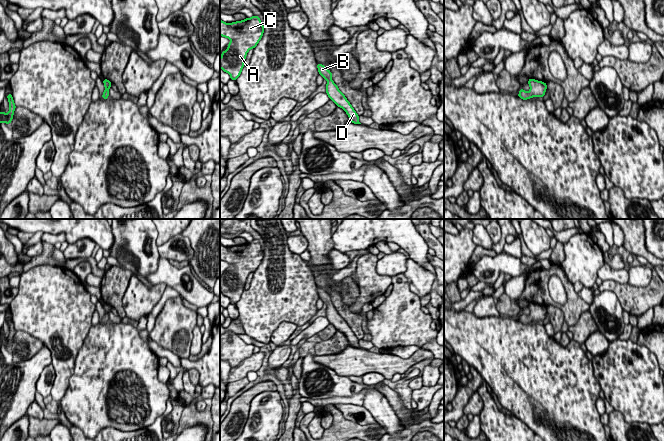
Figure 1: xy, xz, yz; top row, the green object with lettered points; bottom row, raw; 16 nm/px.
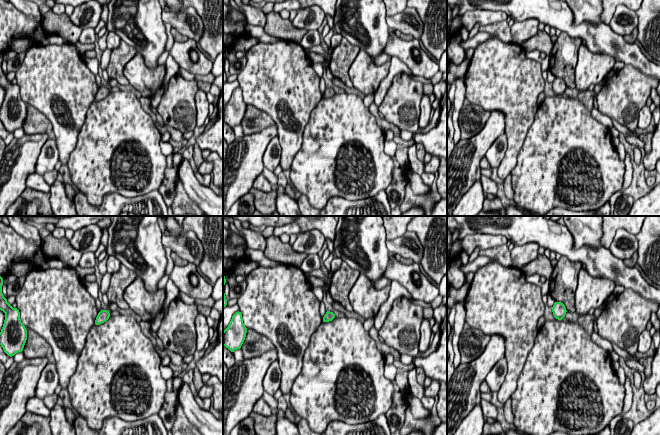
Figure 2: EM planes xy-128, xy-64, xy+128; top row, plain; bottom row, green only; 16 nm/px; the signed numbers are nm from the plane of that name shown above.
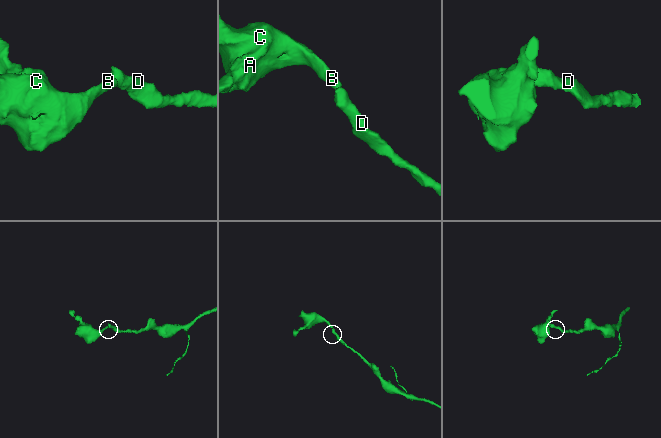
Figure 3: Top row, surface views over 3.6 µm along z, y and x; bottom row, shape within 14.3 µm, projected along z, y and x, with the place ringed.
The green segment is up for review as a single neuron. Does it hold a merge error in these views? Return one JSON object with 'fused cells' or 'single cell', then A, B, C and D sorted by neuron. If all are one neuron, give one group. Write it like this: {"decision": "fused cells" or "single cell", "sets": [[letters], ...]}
{"decision": "single cell", "sets": [["A", "B", "C", "D"]]}

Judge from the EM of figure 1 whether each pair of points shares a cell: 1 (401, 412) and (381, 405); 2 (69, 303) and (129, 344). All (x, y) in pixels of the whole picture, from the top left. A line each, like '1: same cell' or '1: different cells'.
1: different cells
2: different cells

